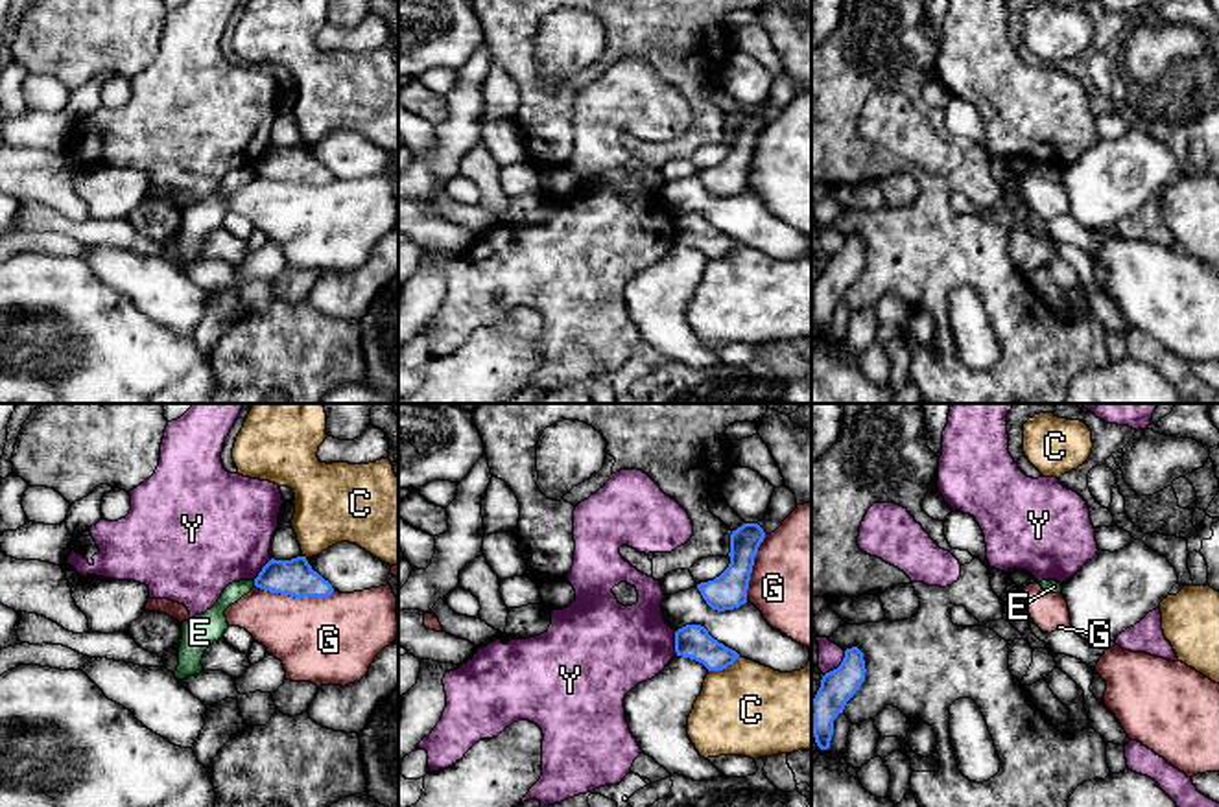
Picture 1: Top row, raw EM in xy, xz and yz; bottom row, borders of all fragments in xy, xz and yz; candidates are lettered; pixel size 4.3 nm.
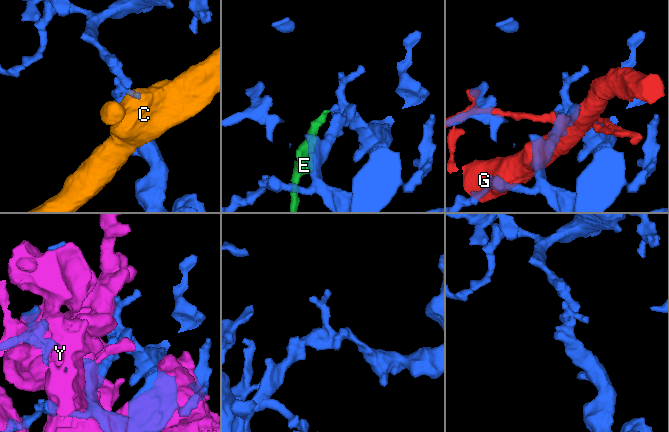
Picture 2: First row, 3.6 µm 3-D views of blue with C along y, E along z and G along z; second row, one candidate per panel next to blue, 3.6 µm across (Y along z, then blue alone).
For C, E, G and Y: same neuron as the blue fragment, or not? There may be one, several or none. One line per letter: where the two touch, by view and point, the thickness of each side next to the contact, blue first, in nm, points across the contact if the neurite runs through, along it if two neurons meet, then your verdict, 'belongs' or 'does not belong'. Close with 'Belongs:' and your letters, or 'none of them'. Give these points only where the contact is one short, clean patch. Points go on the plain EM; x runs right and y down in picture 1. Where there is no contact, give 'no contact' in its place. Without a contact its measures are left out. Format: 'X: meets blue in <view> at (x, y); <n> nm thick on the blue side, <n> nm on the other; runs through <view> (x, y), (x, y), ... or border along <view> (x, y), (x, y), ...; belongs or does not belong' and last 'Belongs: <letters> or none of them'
C: meets blue in xz at (723, 255); 150 nm thick on the blue side, 400 nm on the other; does not belong
E: meets blue in xy at (255, 172); 160 nm thick on the blue side, 120 nm on the other; border along xy (253, 168), (257, 174); does not belong
G: meets blue in xy at (295, 185); 160 nm thick on the blue side, 380 nm on the other; does not belong
Y: meets blue in xz at (675, 231); 150 nm thick on the blue side, 360 nm on the other; does not belong
Belongs: none of them

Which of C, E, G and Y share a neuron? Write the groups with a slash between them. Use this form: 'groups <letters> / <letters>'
groups C / E / G / Y

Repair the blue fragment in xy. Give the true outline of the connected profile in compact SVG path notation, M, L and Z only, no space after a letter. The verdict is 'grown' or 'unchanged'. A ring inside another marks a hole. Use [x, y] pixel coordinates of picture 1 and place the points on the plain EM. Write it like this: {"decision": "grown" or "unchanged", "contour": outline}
{"decision": "unchanged", "contour": "M306 144L291 147L271 146L254 166L254 173L269 181L295 186L328 184L334 181L332 171L312 157Z"}

